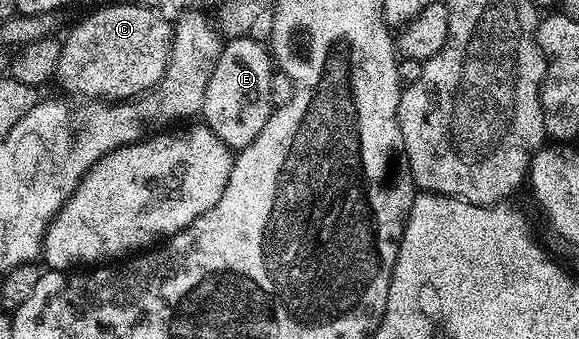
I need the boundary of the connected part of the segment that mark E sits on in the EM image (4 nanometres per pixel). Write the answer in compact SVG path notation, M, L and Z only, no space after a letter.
M254 36L238 37L227 41L223 46L221 55L217 59L217 67L209 79L209 87L205 87L205 103L203 104L202 120L207 128L216 133L220 139L231 148L238 151L249 147L257 135L261 135L261 129L271 117L272 104L272 74L273 58L268 46L259 41L254 41Z

